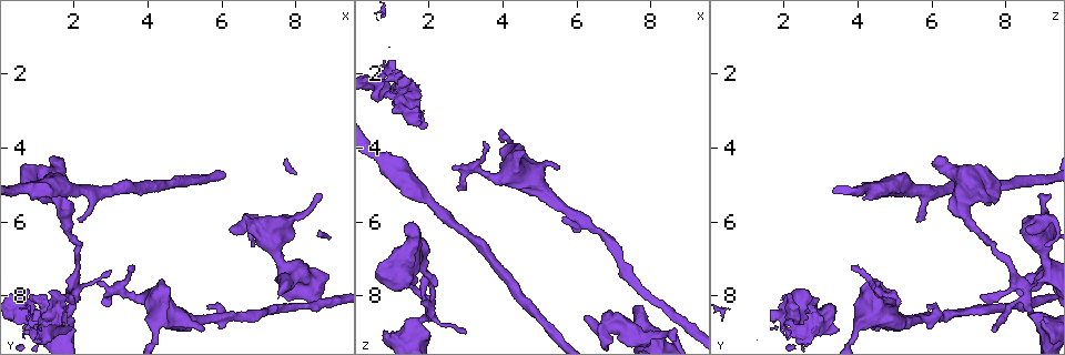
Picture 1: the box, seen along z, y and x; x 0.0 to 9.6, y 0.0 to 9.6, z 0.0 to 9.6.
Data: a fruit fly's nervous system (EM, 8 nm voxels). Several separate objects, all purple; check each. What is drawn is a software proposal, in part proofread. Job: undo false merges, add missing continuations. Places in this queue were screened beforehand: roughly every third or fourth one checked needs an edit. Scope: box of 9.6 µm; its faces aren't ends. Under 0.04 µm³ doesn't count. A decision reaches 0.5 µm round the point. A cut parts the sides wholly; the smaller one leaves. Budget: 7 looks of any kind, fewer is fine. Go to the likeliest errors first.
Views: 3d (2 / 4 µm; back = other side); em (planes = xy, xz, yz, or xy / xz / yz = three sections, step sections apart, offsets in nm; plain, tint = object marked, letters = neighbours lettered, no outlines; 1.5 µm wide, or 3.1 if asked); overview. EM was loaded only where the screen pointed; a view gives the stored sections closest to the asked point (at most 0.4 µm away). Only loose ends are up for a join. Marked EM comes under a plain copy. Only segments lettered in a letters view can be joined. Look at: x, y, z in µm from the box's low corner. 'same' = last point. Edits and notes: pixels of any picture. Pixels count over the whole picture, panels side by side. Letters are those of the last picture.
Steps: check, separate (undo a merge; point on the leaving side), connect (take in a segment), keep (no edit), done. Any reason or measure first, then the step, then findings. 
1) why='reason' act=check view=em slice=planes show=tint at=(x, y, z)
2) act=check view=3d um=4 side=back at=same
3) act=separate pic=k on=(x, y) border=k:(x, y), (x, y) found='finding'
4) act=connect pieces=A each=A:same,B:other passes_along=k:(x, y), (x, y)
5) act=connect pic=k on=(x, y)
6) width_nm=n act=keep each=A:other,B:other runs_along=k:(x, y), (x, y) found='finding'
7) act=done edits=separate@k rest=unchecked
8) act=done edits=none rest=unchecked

why='branch stops here' act=check view=em slice=xz step=8 show=tint at=(2.85, 8.30, 5.10)

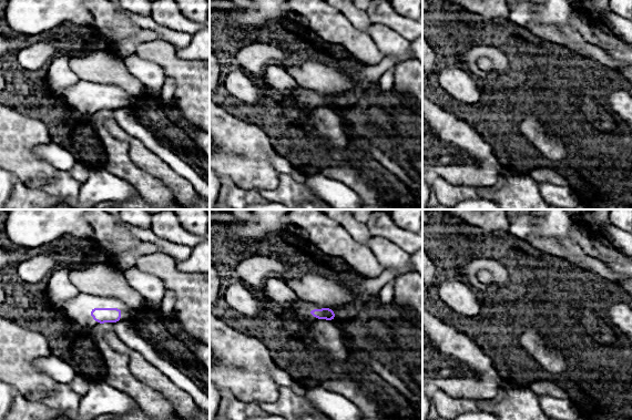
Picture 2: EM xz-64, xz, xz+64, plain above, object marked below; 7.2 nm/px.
why='cut it another way' act=check view=em slice=planes show=letters at=same

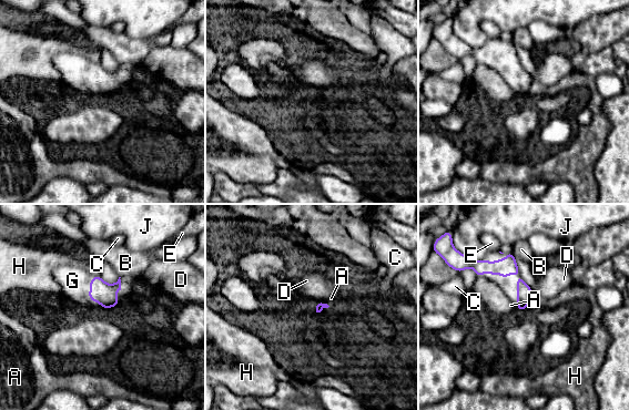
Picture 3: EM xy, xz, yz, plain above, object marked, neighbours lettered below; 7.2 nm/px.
longest_contact=G:380nm act=connect pieces=G each=A:other,B:other,C:other,D:other,E:other,G:same,H:other,J:other found='it goes on there'

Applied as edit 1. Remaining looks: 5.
act=check view=overview

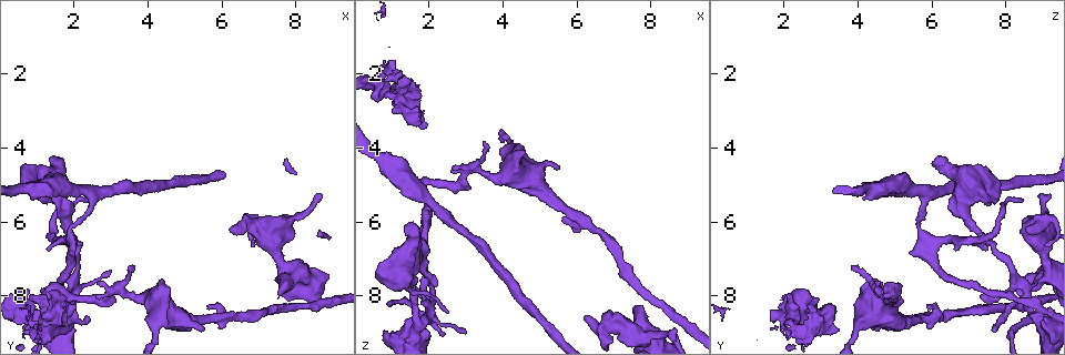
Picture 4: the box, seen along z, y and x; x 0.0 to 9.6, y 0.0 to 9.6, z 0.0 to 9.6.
why='thick turns thin' act=check view=em slice=yz step=4 show=tint at=(1.15, 5.15, 4.60)

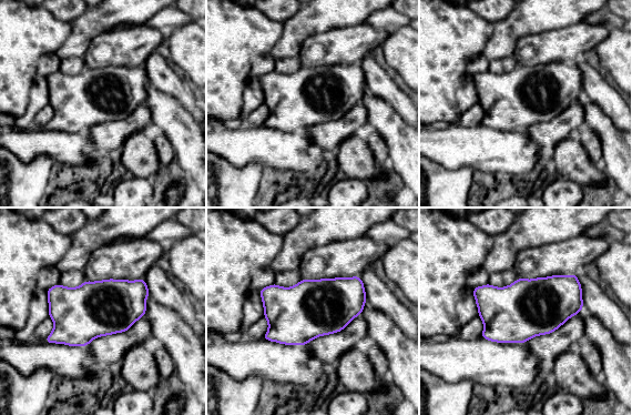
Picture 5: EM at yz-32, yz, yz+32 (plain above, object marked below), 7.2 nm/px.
why='another direction' act=check view=em slice=planes show=letters at=same

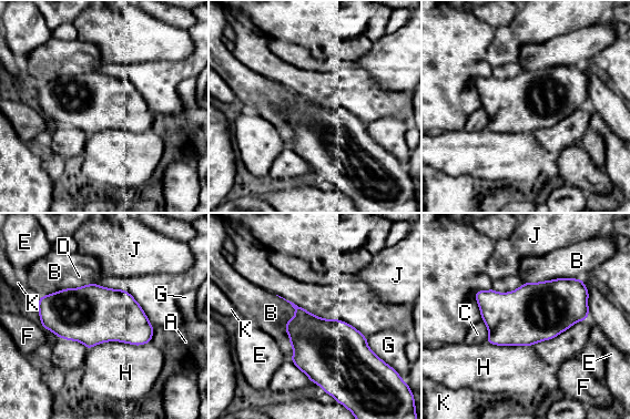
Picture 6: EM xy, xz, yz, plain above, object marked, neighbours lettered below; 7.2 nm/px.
act=keep each=A:other,B:other,C:other,D:other,E:other,F:other,G:other,H:other,J:other,K:other border=6:(150, 341), (102, 341), (88, 349) found='all the same cell'

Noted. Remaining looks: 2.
why='free end' act=check view=em slice=xz step=8 show=tint at=(3.00, 7.30, 8.95)

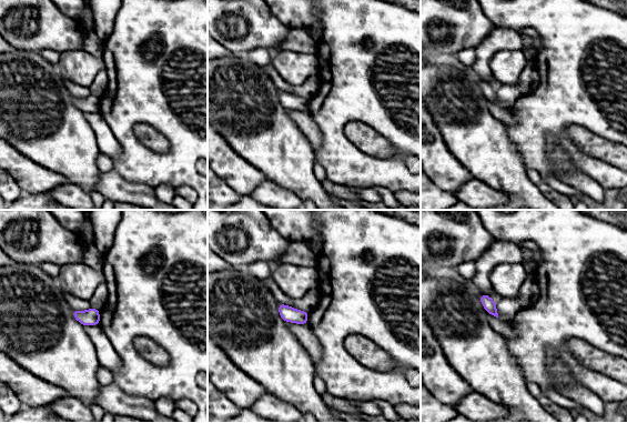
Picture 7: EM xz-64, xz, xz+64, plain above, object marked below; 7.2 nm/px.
act=check view=em slice=xz step=8 show=letters at=same

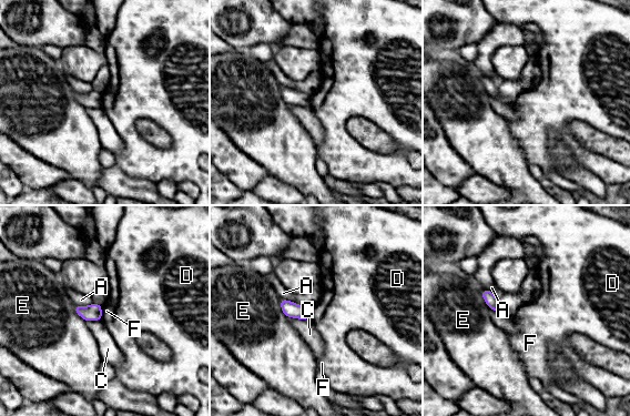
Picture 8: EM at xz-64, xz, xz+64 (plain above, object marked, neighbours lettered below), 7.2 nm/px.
longest_contact=E:170nm act=keep each=A:other,C:other,D:other,E:other,F:other border=8:(101, 305), (102, 320) found='none of them fits'

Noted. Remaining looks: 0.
act=done edits=connect@3 rest=unchecked

